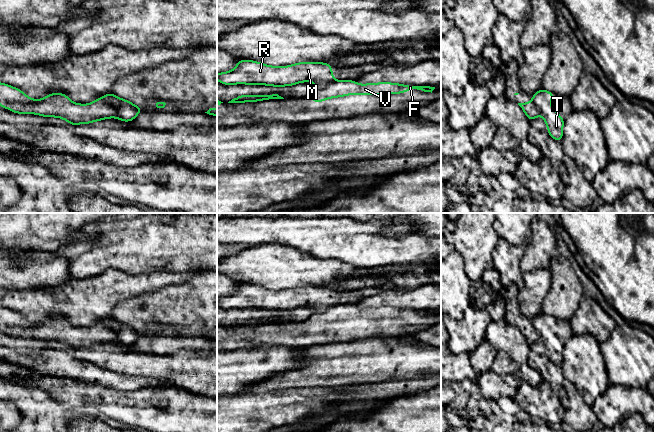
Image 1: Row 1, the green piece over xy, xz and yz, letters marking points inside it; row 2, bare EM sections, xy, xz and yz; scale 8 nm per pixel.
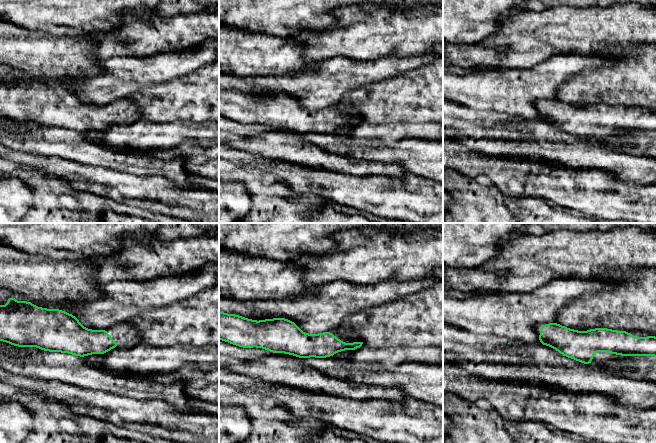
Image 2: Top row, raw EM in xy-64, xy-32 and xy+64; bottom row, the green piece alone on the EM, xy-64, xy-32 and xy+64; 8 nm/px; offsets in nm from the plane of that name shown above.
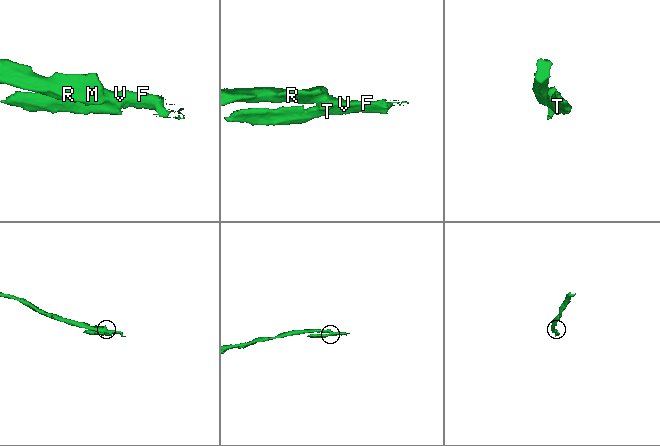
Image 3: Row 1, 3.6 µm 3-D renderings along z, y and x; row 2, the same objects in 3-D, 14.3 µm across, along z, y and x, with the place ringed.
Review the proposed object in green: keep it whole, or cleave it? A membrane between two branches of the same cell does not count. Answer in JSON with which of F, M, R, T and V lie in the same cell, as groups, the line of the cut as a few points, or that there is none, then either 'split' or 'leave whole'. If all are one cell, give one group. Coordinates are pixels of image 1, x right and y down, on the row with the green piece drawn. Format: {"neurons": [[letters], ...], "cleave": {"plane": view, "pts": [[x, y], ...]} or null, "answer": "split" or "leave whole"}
{"neurons": [["F", "T", "V"], ["M", "R"]], "cleave": {"plane": "xy", "pts": [[100, 98], [116, 110], [116, 117]]}, "answer": "split"}

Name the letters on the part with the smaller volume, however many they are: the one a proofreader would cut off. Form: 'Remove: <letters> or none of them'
Remove: F, T, V

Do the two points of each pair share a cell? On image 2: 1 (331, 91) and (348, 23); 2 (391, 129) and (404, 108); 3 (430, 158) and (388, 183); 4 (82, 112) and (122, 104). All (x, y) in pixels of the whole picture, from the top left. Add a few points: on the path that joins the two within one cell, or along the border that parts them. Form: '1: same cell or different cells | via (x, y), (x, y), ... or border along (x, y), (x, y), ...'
1: different cells | border along (363, 59), (333, 56), (317, 61)
2: different cells | border along (372, 122), (420, 122)
3: different cells | border along (408, 172), (431, 179)
4: same cell | via (92, 113), (112, 113)

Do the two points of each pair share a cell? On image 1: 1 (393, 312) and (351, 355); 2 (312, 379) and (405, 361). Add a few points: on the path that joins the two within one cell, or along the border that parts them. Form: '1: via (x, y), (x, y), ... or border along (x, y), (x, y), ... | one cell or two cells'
1: border along (358, 338), (335, 342) | two cells
2: via (335, 365), (347, 362), (382, 361) | one cell

